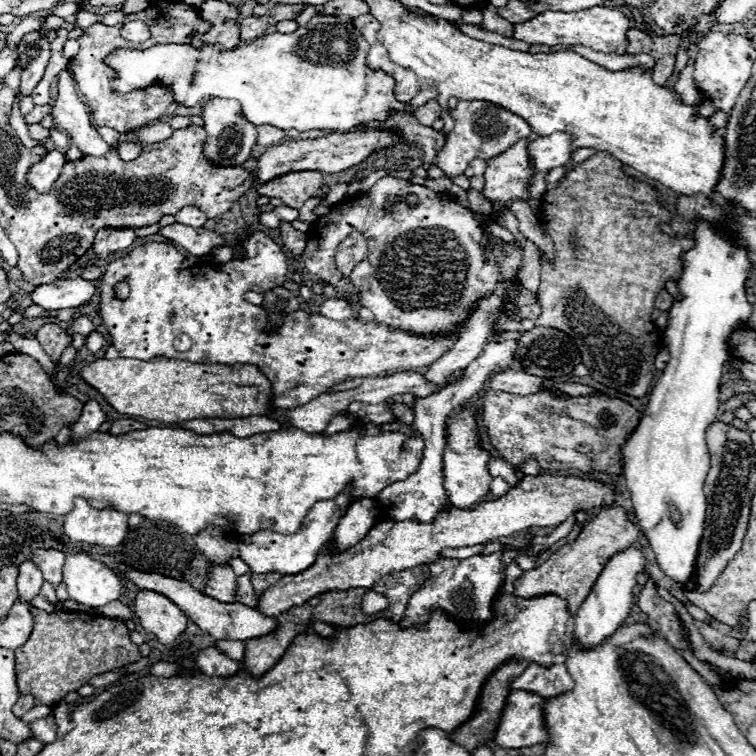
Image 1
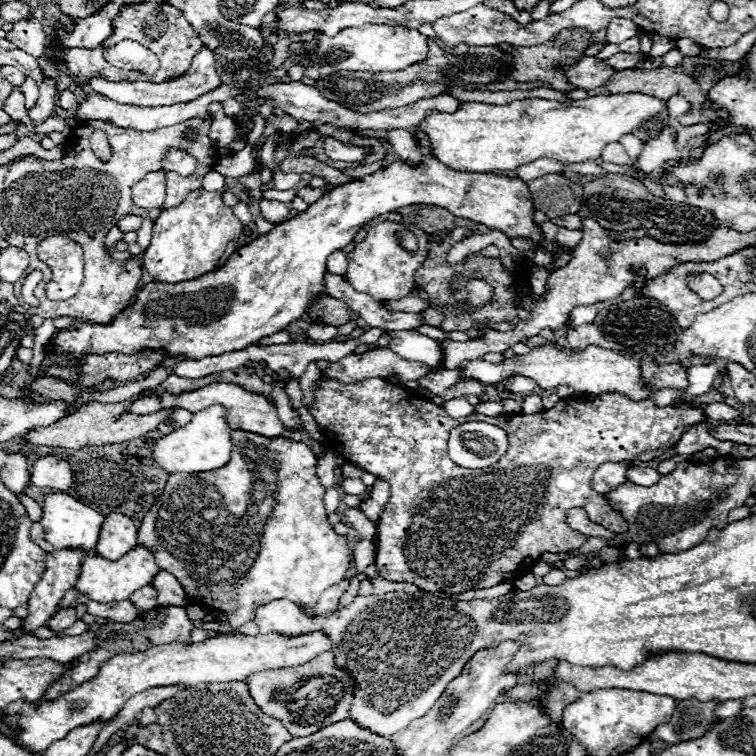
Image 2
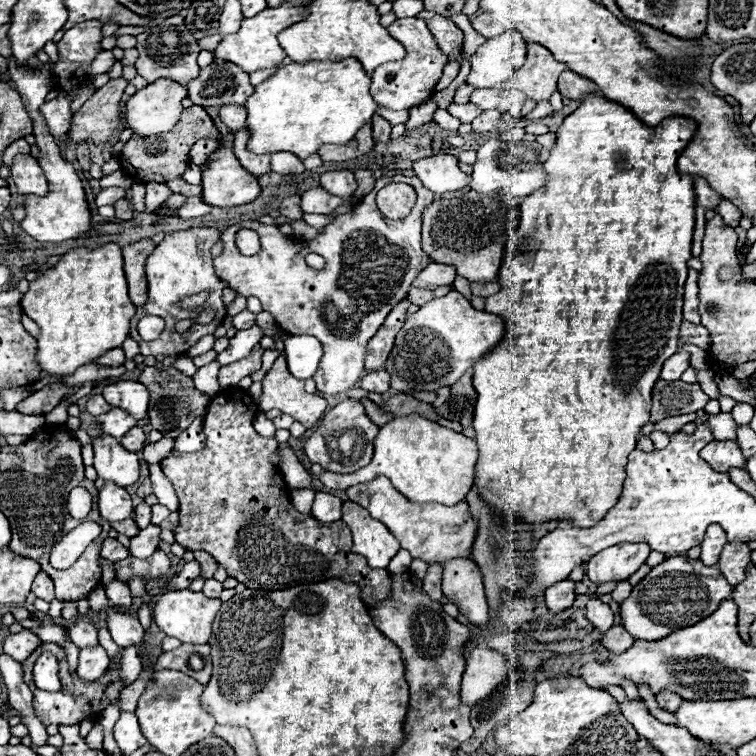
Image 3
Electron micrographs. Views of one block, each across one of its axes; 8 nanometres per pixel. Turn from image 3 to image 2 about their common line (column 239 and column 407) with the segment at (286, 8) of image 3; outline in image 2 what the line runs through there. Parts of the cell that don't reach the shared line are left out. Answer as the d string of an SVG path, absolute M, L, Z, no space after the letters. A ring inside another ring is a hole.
M364 24L360 28L344 28L336 36L316 34L318 46L314 54L306 54L312 64L304 70L306 78L324 80L340 70L350 72L394 72L406 68L414 62L422 62L428 56L426 38L418 30L404 30L404 28L390 28L382 24Z

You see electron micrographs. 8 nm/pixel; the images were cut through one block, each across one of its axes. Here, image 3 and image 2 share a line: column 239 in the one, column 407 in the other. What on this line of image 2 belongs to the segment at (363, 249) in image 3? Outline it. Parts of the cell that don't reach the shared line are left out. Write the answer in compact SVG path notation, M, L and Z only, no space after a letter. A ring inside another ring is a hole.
M396 222L376 224L374 228L368 230L366 240L356 244L356 248L346 256L348 272L346 272L344 278L352 284L354 290L364 292L364 294L372 296L374 300L384 302L384 300L404 298L406 294L410 294L416 288L414 286L414 274L426 258L428 234L422 232L420 228L416 228L414 224L402 224L402 226L418 238L418 250L412 254L406 248L402 248L400 244L396 244Z

